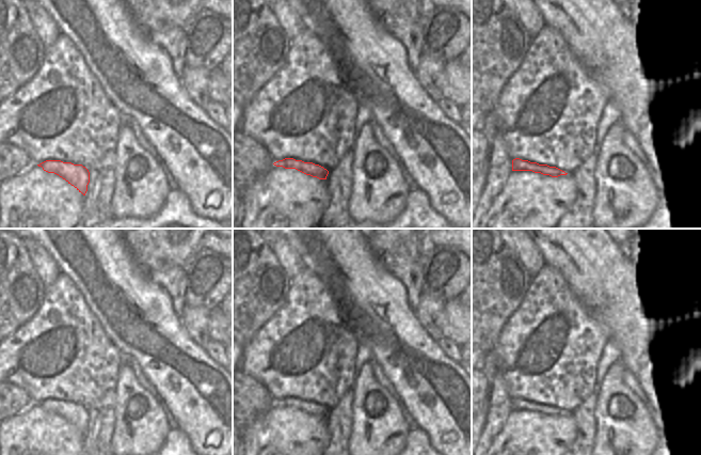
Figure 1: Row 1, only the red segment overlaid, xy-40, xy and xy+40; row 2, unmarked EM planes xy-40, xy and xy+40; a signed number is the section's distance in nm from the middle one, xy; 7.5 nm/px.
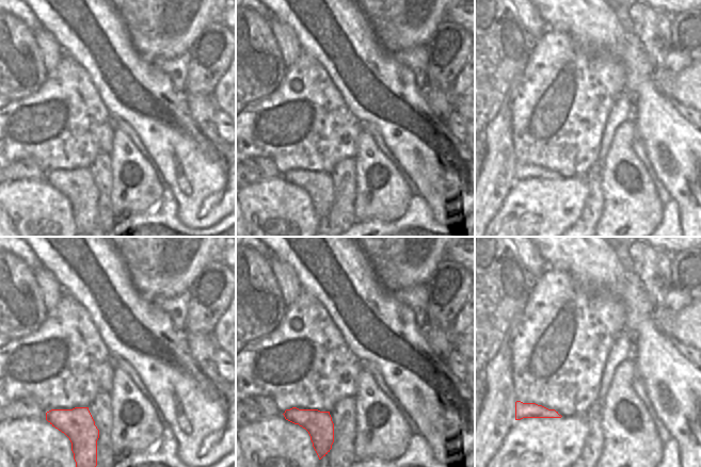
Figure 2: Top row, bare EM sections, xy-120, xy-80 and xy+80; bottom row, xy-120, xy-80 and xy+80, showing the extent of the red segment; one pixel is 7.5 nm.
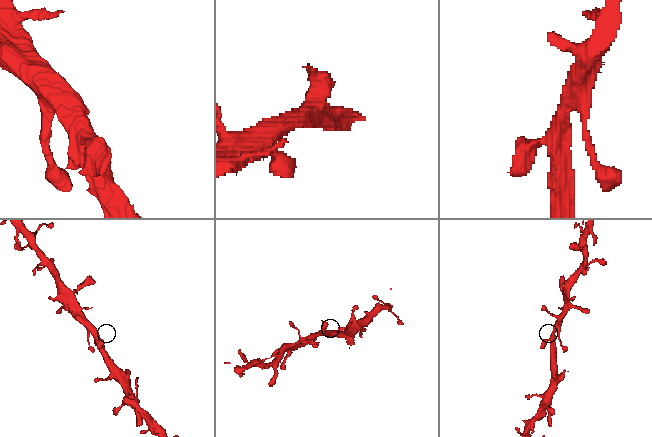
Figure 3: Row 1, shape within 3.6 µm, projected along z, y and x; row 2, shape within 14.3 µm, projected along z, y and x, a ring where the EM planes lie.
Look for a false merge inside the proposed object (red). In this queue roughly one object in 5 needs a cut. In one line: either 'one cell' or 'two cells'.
one cell

